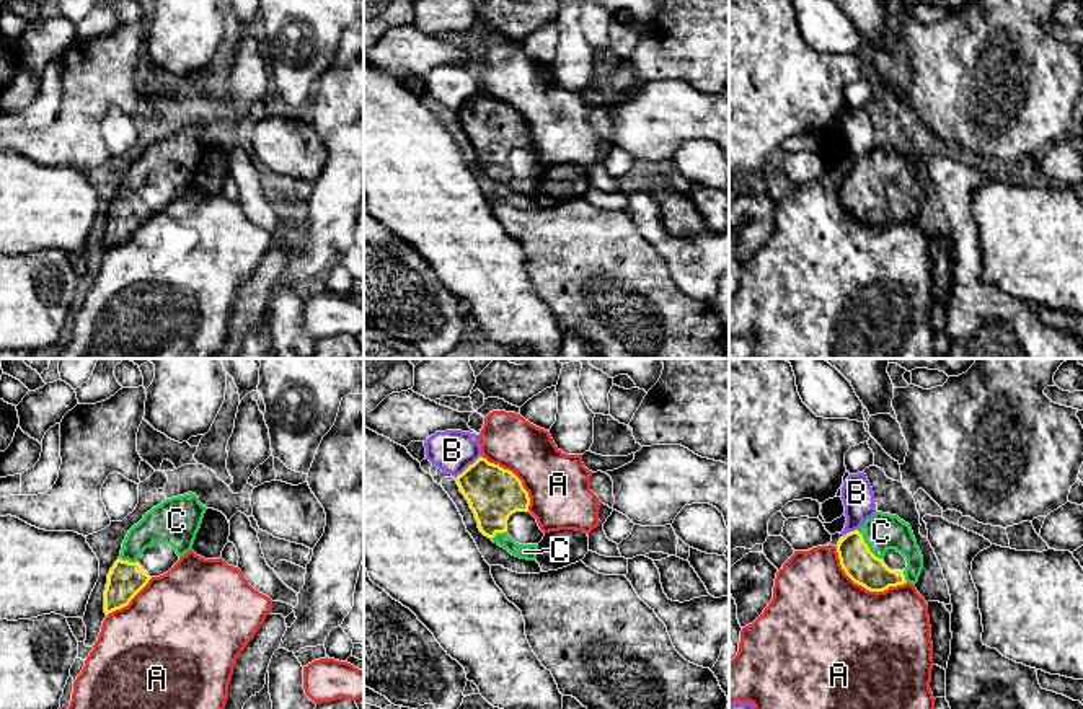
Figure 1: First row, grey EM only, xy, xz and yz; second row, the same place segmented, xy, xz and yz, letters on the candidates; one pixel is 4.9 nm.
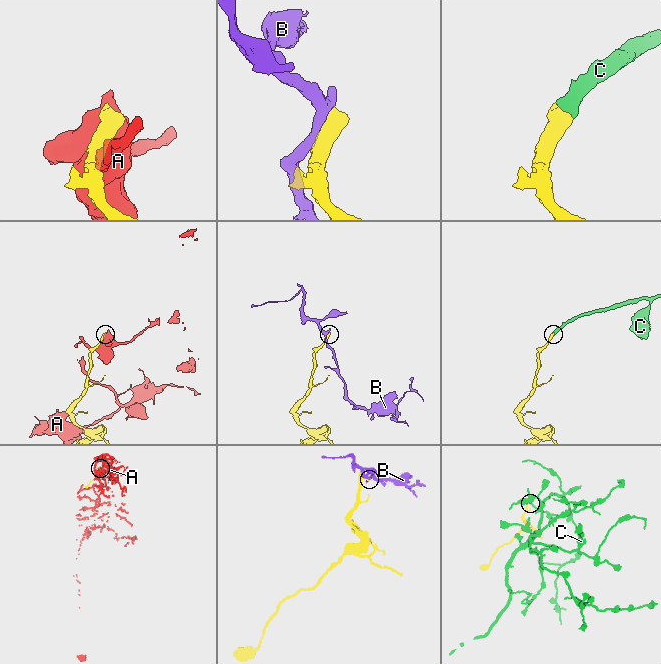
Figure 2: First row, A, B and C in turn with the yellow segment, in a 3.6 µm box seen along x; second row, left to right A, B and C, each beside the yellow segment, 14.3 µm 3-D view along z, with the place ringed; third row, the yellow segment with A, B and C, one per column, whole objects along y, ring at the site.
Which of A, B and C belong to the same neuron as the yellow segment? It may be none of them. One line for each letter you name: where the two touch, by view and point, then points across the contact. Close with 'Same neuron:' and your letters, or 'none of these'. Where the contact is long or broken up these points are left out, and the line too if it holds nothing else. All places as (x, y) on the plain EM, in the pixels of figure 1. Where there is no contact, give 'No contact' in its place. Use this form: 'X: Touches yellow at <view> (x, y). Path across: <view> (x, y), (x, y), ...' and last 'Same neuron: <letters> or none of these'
C: Touches yellow at yz (866, 181). Path across: yz (860, 199), (866, 181), (881, 167)
Same neuron: C

